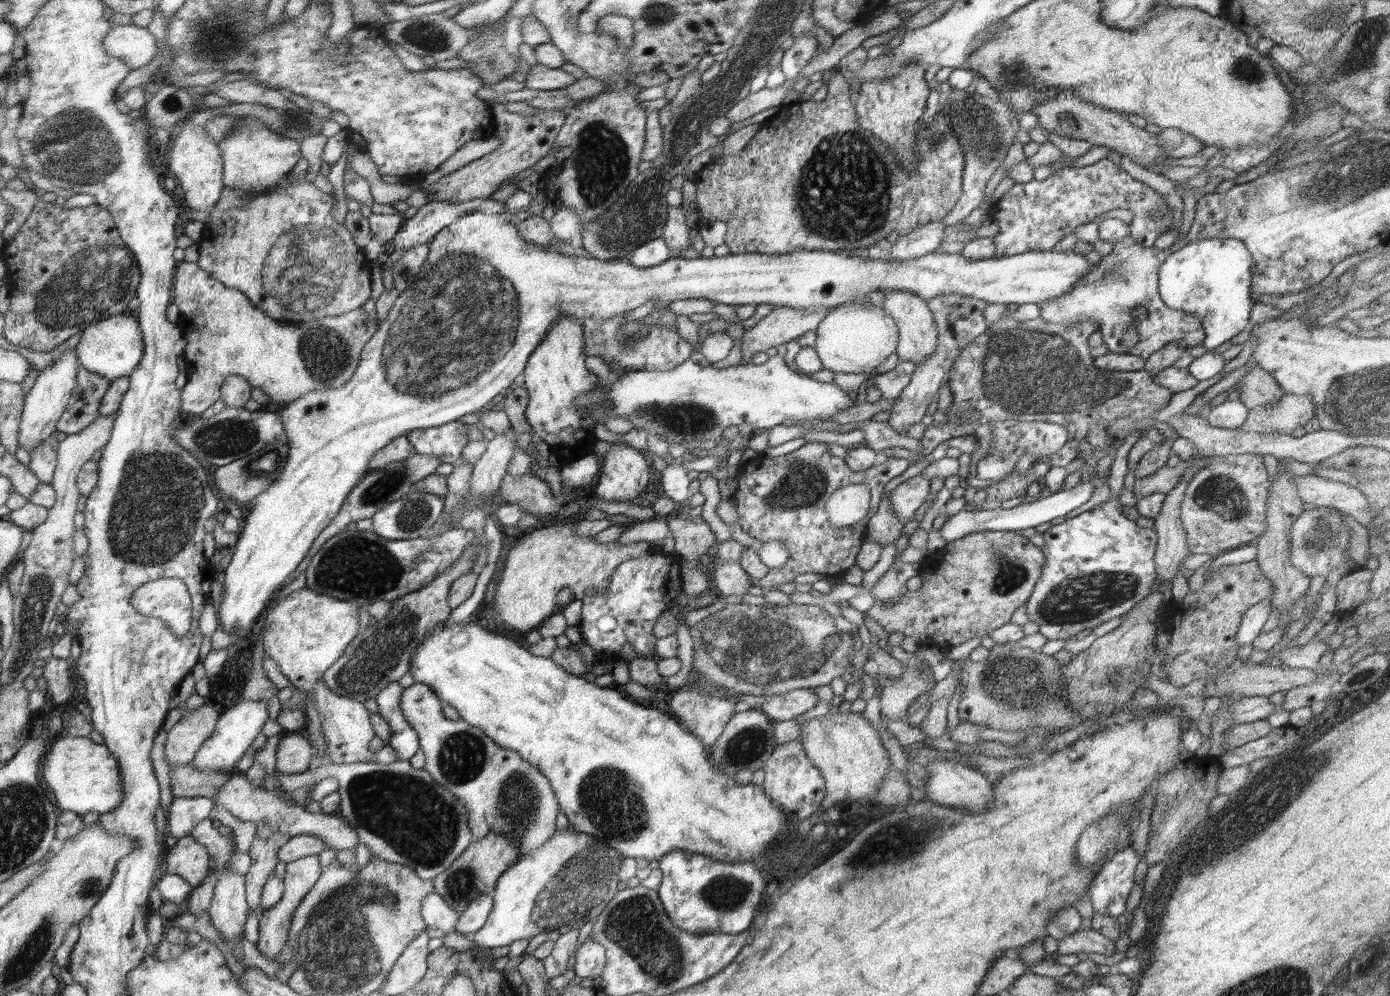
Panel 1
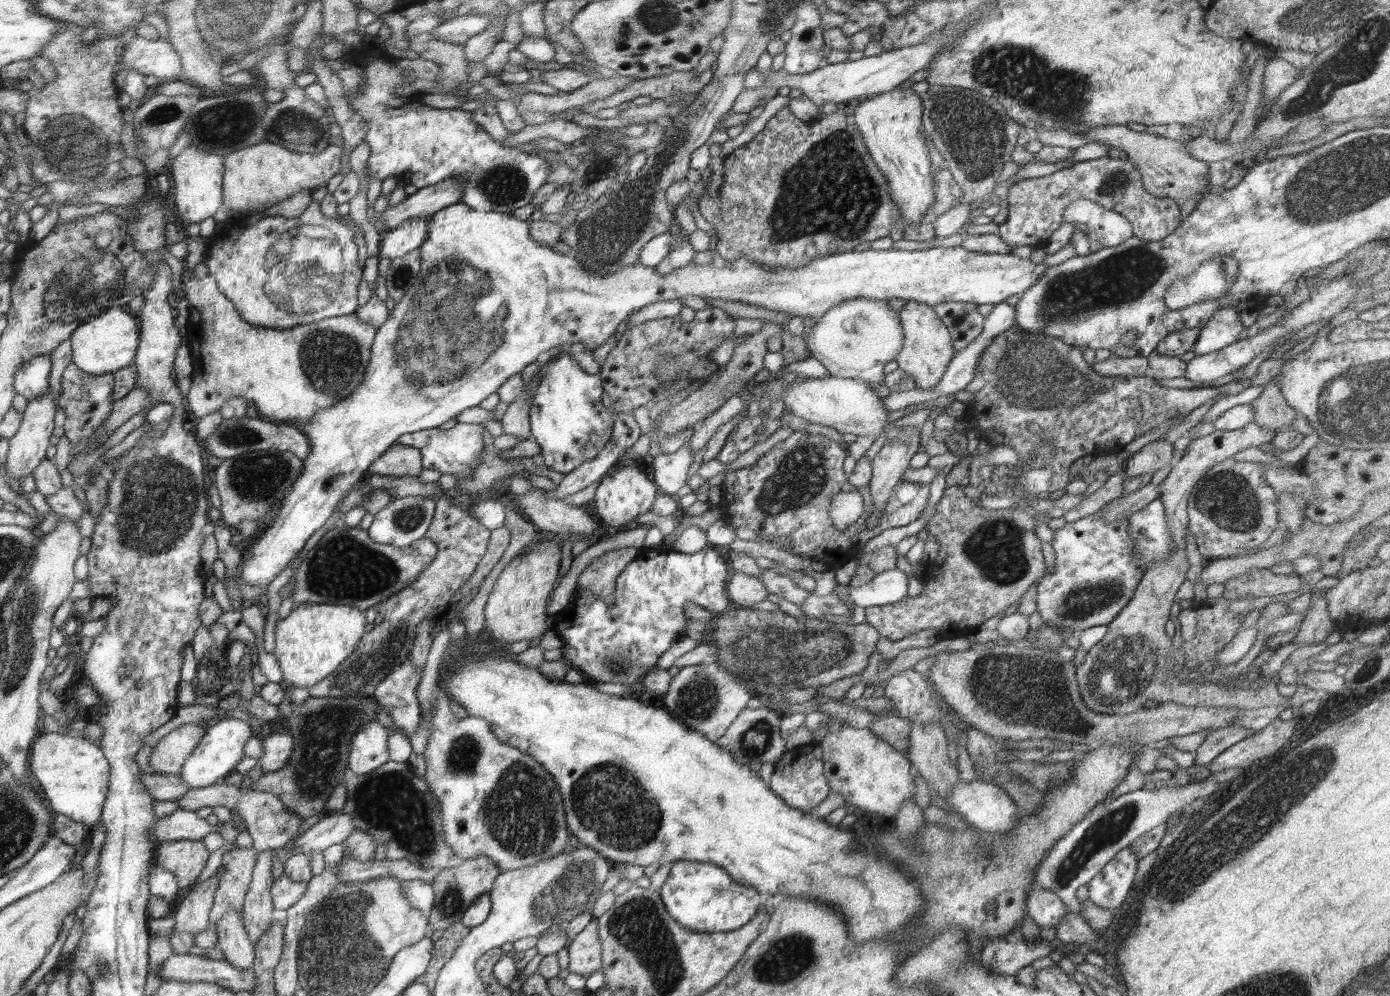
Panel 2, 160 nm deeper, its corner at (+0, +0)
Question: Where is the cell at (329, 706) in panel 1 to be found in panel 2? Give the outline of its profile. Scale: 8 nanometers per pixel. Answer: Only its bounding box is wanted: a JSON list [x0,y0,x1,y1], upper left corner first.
[349,722,389,774]

